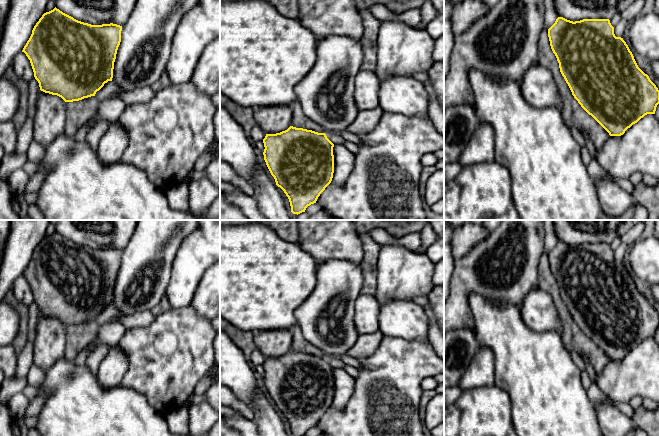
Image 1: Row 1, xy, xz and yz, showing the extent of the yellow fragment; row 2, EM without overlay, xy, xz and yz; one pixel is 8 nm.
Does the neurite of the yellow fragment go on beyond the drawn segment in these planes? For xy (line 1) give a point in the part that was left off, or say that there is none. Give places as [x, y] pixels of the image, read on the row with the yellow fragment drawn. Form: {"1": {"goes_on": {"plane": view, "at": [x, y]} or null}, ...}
{"1": {"goes_on": null}}

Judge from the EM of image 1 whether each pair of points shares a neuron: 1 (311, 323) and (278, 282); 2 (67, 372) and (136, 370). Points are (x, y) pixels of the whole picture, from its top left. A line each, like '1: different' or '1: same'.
1: different
2: different

